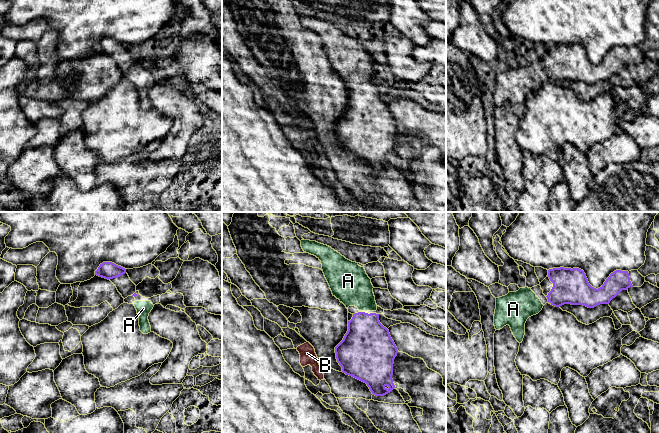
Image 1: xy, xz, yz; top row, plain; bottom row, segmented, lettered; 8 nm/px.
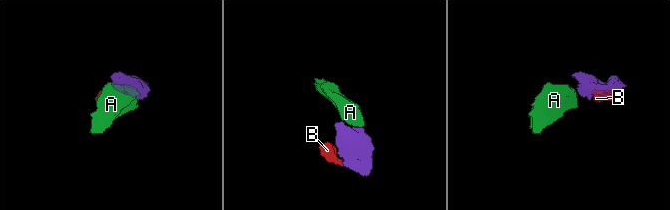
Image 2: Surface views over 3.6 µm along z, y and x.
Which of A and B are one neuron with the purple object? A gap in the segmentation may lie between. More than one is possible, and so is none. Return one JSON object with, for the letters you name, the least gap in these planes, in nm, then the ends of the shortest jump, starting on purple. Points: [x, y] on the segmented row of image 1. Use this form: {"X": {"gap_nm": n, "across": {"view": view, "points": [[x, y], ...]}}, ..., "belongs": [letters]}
{"A": {"gap_nm": 20, "across": {"view": "xz", "points": [[359, 312], [359, 310]]}}, "belongs": ["A"]}

